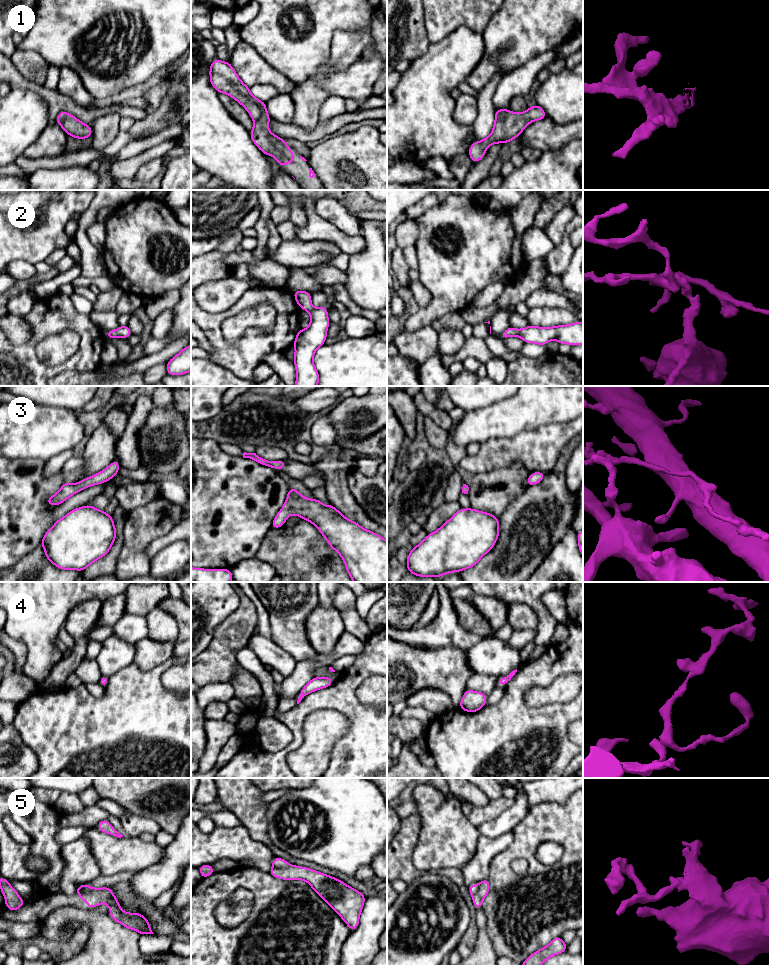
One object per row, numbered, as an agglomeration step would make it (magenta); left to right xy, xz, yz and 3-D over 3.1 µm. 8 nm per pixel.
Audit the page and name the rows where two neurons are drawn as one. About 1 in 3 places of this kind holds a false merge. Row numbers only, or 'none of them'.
5

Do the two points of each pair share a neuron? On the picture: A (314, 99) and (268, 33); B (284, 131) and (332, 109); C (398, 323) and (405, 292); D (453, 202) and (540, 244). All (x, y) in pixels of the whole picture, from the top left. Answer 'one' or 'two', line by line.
A: two
B: two
C: one
D: two

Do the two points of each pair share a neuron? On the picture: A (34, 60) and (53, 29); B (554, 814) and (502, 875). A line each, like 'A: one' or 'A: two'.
A: two
B: one

